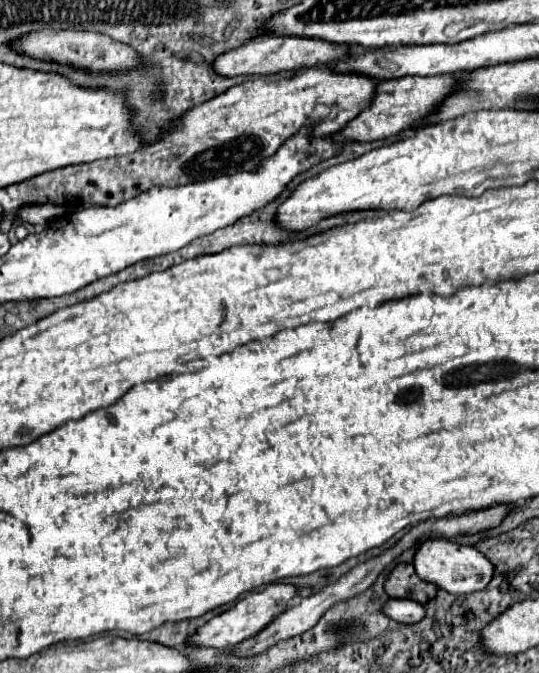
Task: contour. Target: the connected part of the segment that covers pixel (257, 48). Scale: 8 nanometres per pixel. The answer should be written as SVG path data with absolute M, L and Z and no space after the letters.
M263 35L263 37L257 37L255 41L241 45L239 49L219 55L213 63L213 69L225 77L271 75L271 73L279 73L279 71L297 71L301 67L311 67L311 65L329 65L329 63L343 59L347 53L349 53L349 45L335 45L335 43L327 43L323 39Z

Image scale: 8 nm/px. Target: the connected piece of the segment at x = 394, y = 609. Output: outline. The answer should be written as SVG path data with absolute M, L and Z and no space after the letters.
M391 599L383 605L383 613L399 623L419 623L425 617L425 607L407 599Z

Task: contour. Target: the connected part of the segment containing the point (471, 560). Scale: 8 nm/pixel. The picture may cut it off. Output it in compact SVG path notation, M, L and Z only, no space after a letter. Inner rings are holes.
M427 539L419 545L415 553L415 571L423 581L429 581L437 585L443 591L449 591L453 595L471 595L477 591L483 591L493 577L493 567L487 561L485 555L481 555L475 547L459 545L449 539Z

